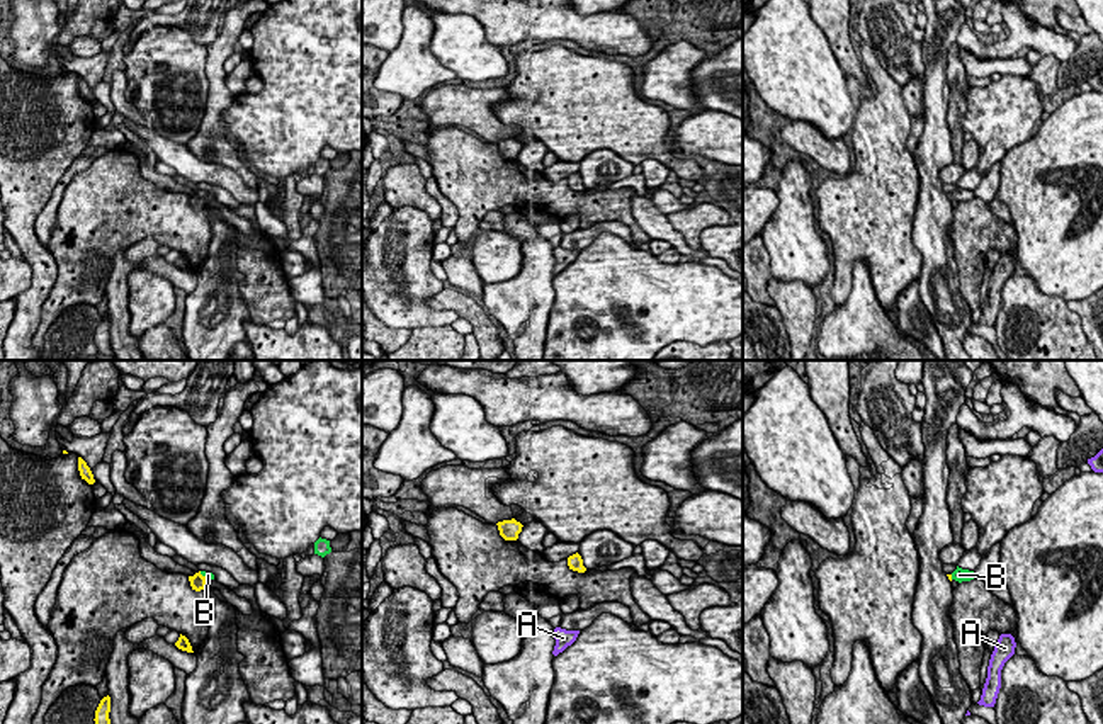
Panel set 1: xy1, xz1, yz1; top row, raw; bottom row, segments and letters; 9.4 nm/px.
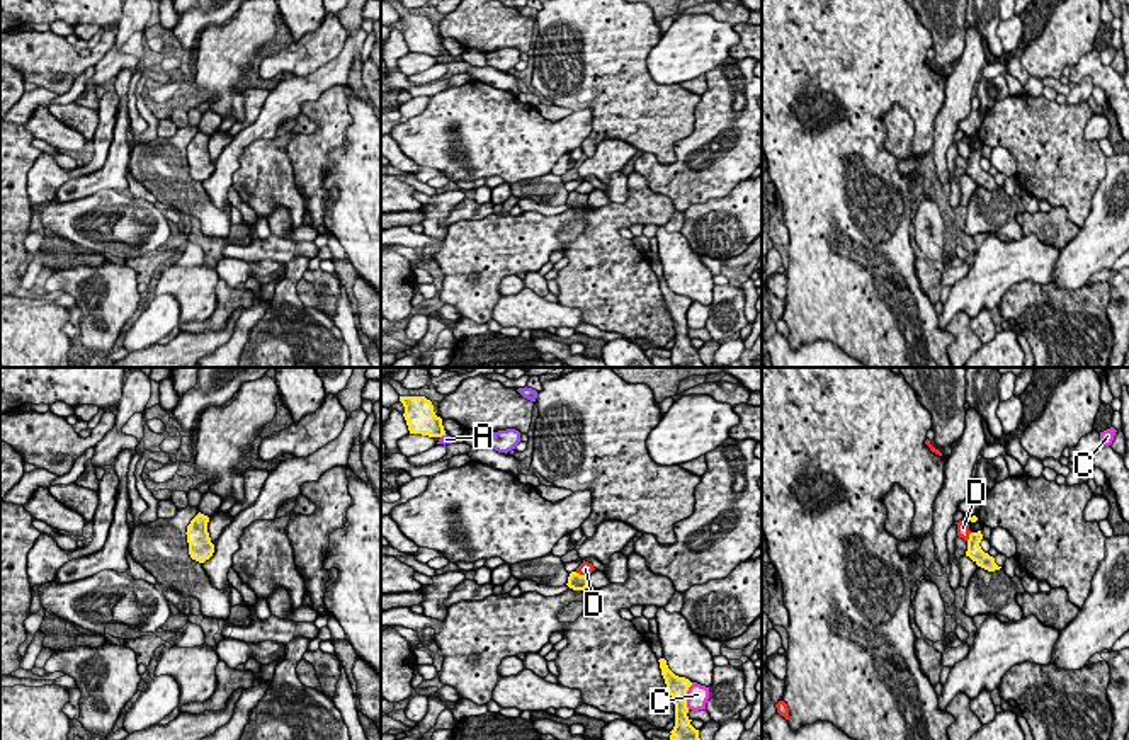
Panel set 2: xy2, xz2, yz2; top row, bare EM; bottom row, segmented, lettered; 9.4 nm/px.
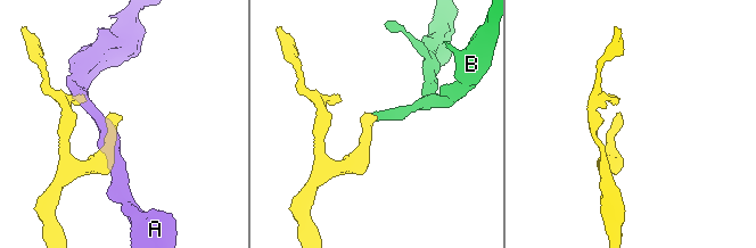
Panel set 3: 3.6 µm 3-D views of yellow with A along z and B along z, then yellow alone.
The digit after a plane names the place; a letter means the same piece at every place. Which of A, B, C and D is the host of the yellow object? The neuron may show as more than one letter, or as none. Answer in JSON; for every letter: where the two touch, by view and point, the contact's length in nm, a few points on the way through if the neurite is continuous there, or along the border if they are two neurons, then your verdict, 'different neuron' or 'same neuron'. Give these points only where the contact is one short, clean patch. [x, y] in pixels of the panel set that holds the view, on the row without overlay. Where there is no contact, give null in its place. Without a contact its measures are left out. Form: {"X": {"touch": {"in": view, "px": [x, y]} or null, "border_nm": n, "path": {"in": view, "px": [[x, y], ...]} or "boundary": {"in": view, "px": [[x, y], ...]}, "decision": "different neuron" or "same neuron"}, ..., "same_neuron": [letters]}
{"A": {"touch": {"in": "xz2", "px": [442, 53]}, "border_nm": 70, "decision": "different neuron"}, "B": {"touch": {"in": "xy1", "px": [204, 196]}, "border_nm": 130, "path": {"in": "xy1", "px": [[197, 201], [204, 196], [208, 194]]}, "decision": "same neuron"}, "C": {"touch": {"in": "xz2", "px": [686, 315]}, "border_nm": 260, "decision": "different neuron"}, "D": {"touch": {"in": "xz2", "px": [582, 194]}, "border_nm": 130, "boundary": {"in": "xz2", "px": [[575, 191], [587, 194]]}, "decision": "different neuron"}, "same_neuron": ["B"]}

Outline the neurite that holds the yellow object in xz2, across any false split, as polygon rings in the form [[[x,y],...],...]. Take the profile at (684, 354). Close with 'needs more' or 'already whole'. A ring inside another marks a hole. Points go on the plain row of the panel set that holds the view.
[[[660,277],[661,294],[667,303],[667,310],[675,323],[675,345],[670,350],[670,359],[677,367],[706,367],[706,364],[699,357],[699,349],[690,344],[690,337],[687,335],[687,310],[692,301],[685,296],[675,294],[665,277]]]; already whole

